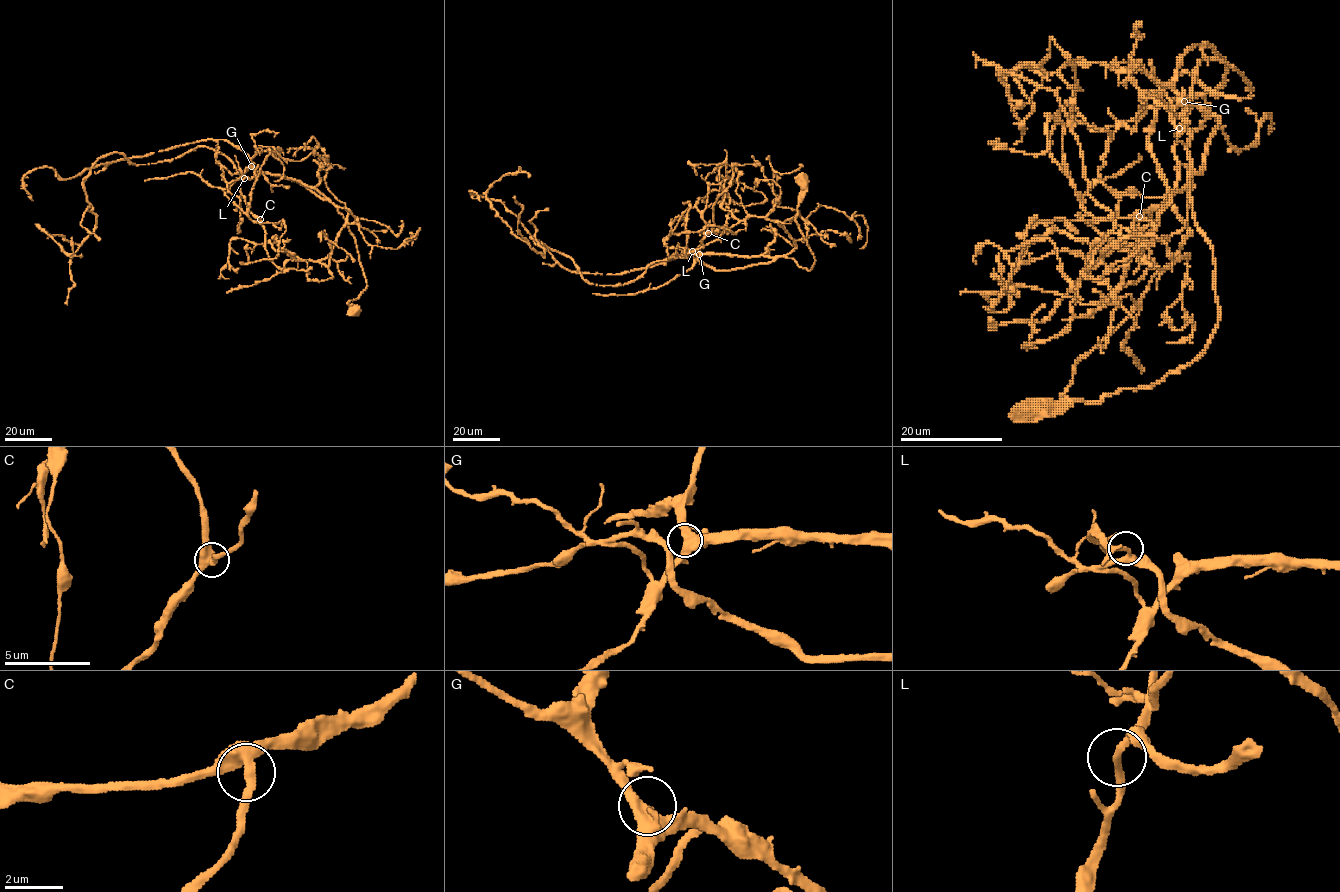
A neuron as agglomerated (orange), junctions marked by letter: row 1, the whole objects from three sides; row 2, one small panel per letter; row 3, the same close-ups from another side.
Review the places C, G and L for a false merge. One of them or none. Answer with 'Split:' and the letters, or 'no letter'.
Split: no letter

